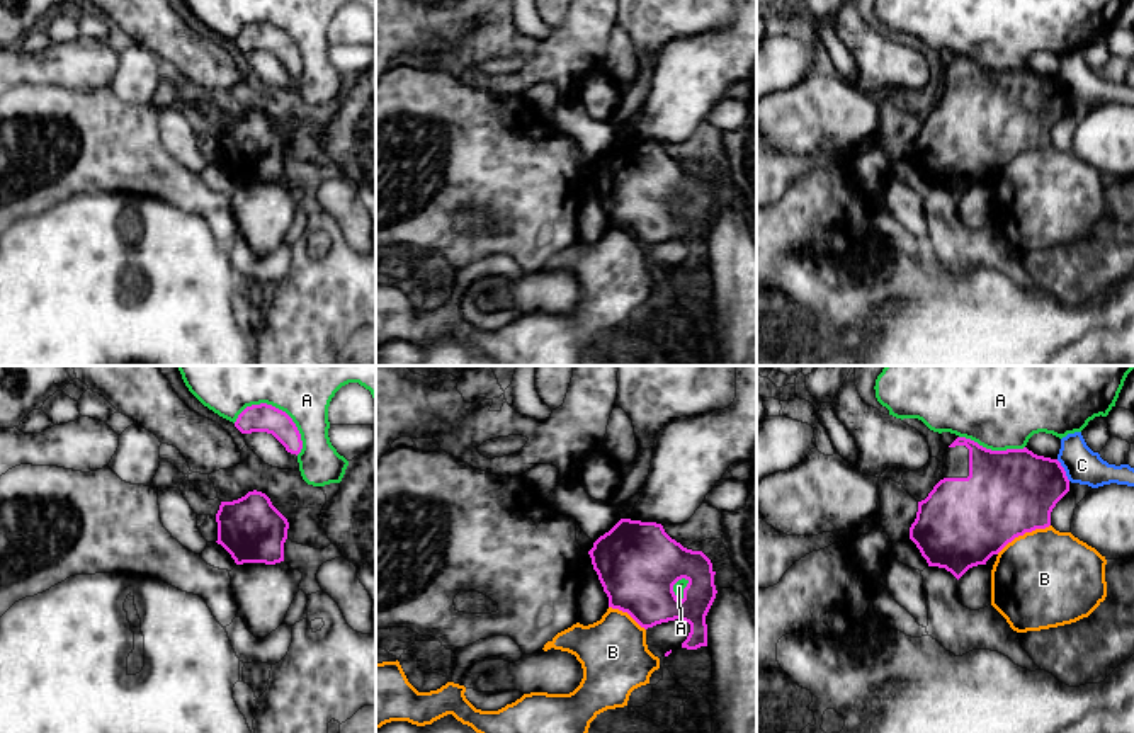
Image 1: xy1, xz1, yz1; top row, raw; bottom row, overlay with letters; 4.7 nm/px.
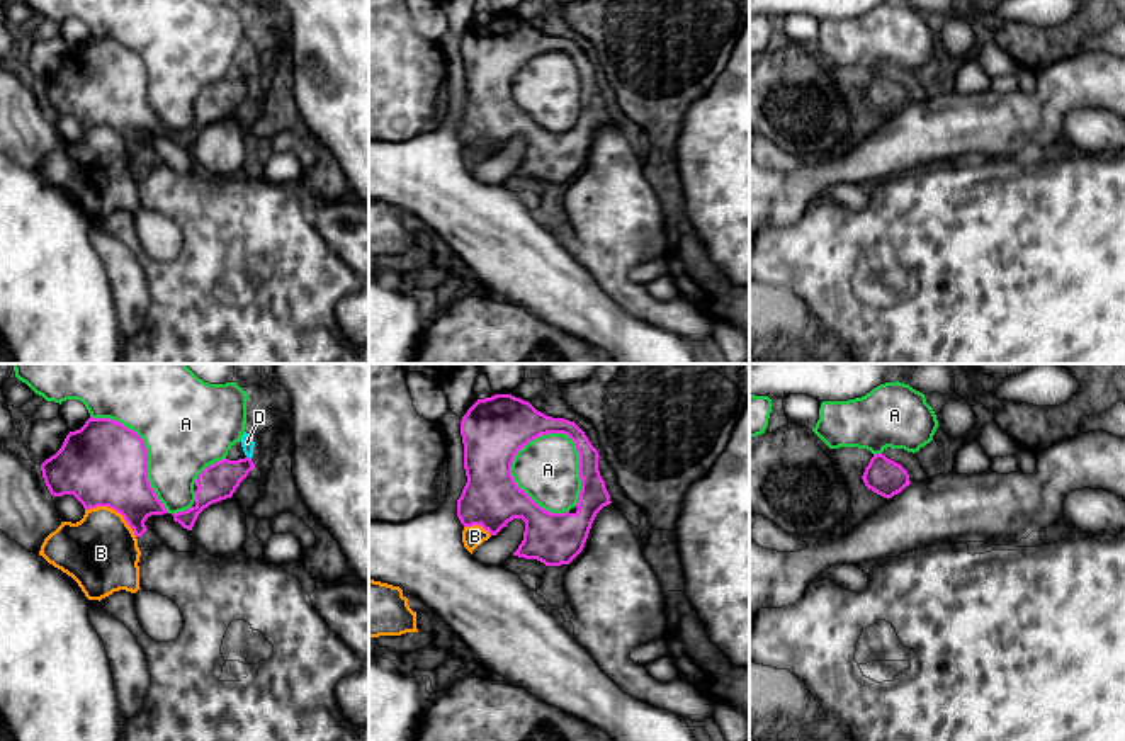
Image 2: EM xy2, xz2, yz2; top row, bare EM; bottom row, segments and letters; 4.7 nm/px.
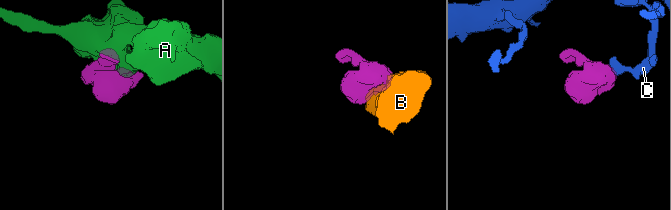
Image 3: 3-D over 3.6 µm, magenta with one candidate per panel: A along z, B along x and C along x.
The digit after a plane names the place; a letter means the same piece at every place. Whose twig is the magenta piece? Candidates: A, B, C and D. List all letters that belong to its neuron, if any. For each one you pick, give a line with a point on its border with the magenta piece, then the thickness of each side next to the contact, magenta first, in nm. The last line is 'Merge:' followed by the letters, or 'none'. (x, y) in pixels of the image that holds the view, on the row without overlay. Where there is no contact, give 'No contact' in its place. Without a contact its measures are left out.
D: Touches magenta at xy2 (248, 77). Thickness 180 nm (magenta) against 60 nm
Merge: D

